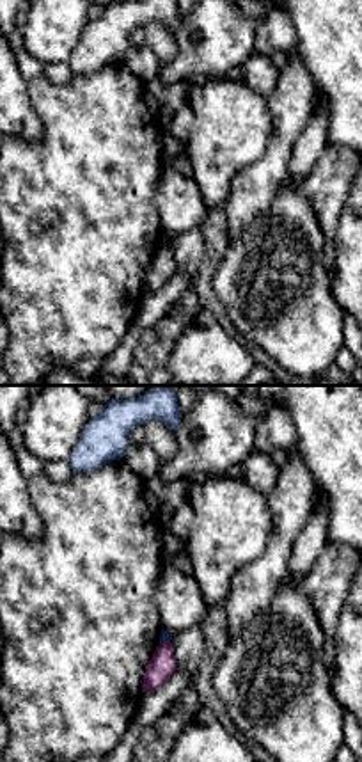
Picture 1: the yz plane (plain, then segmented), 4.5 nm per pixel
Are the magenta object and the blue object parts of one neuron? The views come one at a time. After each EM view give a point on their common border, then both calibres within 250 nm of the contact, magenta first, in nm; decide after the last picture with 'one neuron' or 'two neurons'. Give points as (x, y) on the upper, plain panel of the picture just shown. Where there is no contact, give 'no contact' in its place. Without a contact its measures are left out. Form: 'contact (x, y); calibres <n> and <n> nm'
contact (165, 244); calibres 120 and 50 nm

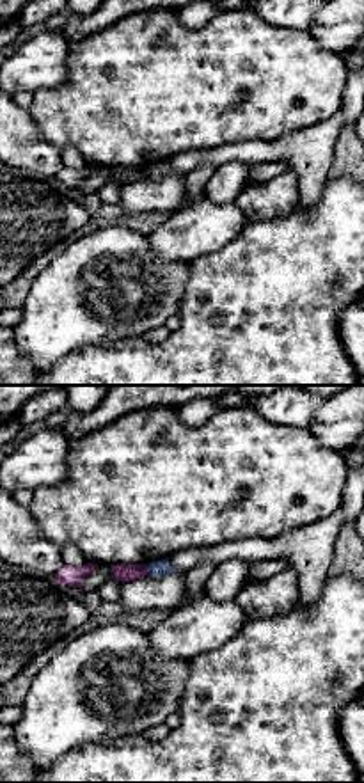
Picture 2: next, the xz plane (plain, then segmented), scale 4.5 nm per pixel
contact (146, 173); calibres 80 and 80 nm

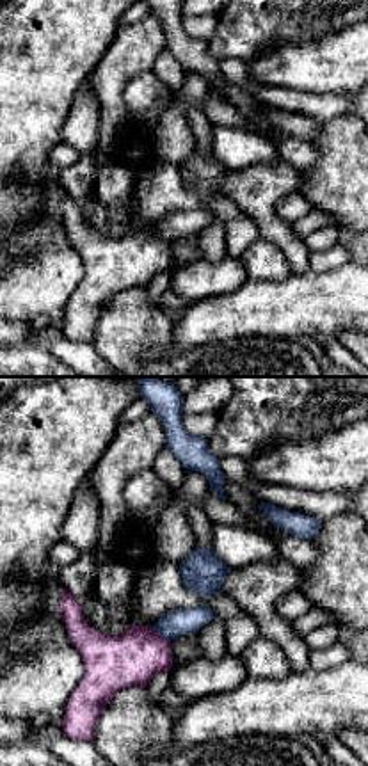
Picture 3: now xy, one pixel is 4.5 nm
contact (159, 237); calibres 260 and 120 nm

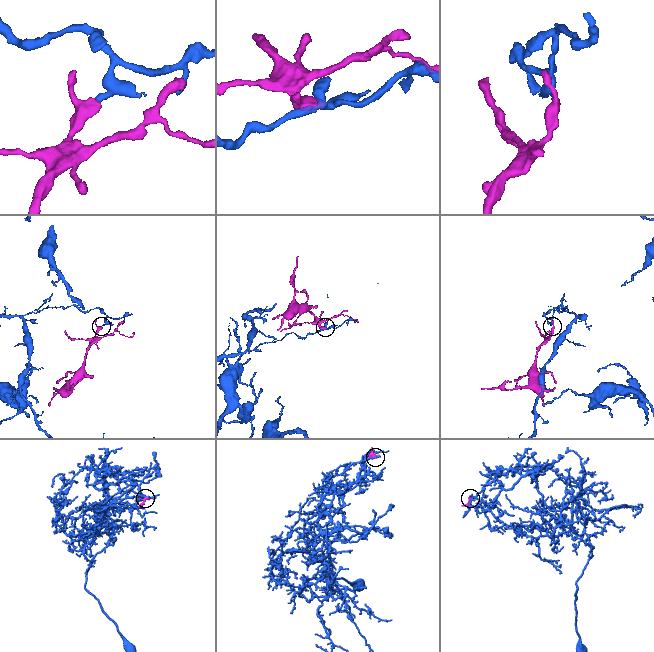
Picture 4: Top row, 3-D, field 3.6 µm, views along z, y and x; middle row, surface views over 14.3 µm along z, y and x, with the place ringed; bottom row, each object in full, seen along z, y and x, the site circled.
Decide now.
two neurons

